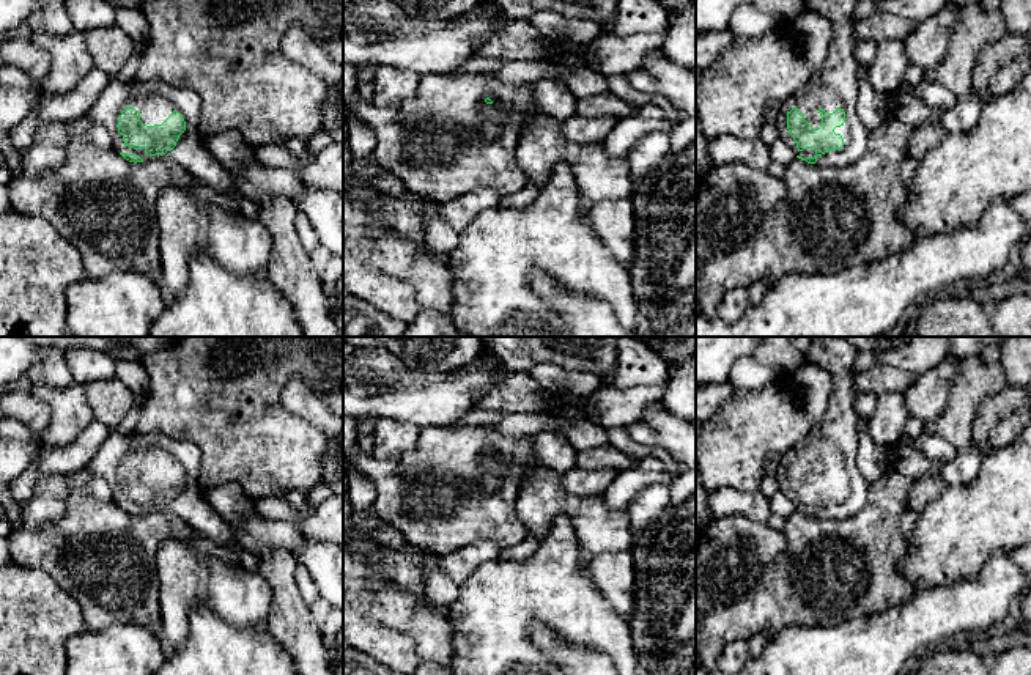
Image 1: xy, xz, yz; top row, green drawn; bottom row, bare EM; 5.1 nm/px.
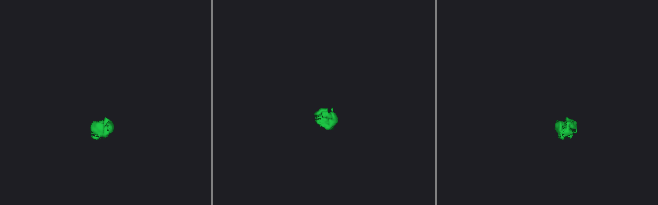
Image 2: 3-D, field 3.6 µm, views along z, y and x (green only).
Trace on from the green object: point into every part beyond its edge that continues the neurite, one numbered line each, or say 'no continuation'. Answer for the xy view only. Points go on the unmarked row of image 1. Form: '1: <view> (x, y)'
1: xy (155, 453)

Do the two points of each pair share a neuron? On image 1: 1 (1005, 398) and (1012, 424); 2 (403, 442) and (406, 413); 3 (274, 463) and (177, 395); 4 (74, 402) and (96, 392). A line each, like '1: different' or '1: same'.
1: different
2: different
3: same
4: different

